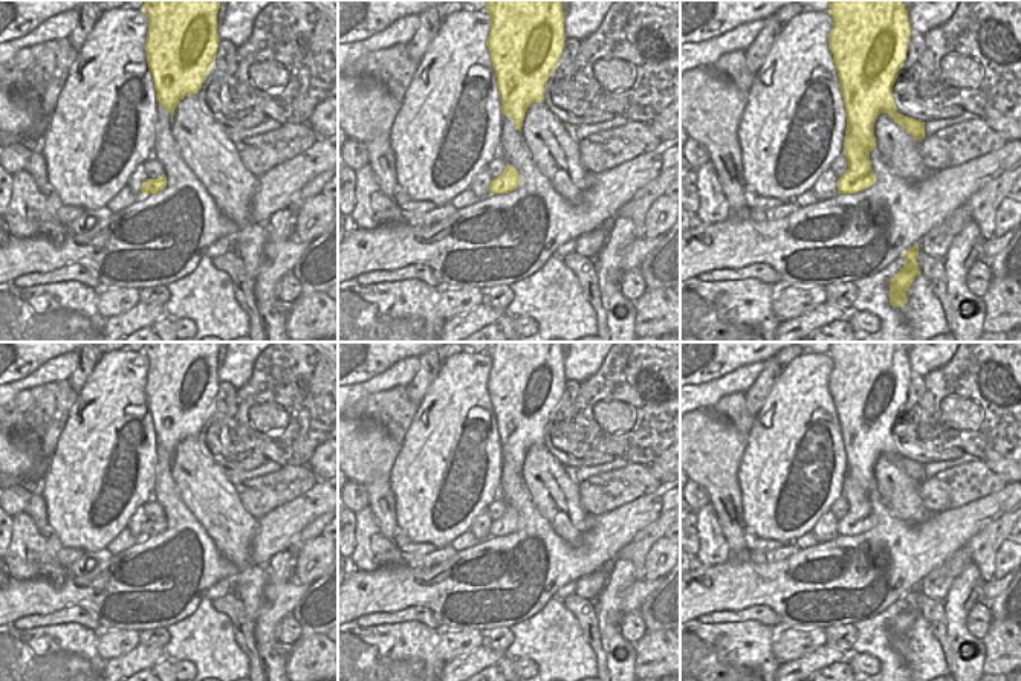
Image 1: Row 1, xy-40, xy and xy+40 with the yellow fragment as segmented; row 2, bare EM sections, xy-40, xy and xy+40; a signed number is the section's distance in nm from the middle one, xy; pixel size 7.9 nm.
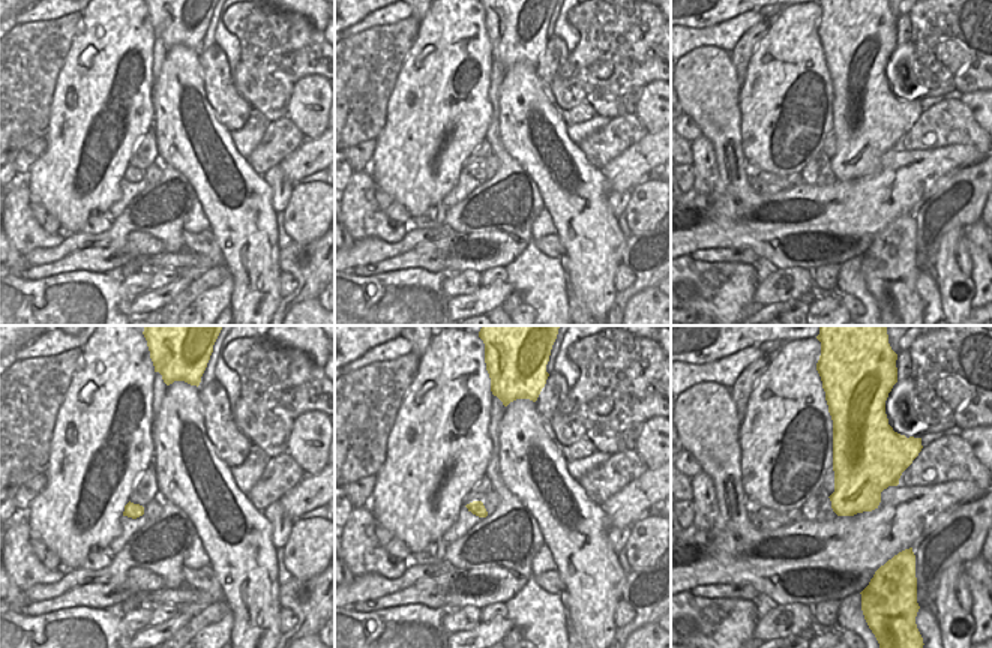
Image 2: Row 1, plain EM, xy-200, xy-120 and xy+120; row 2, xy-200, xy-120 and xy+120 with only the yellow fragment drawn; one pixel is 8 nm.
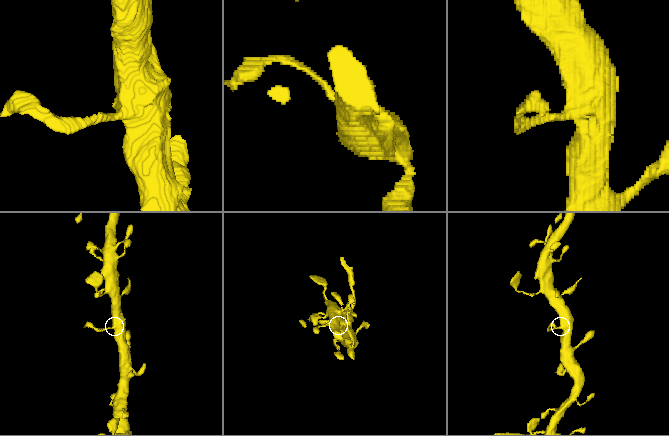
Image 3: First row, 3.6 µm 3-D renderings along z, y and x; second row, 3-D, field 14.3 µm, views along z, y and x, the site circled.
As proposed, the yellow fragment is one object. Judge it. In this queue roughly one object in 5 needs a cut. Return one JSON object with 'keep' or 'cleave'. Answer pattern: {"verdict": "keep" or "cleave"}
{"verdict": "keep"}

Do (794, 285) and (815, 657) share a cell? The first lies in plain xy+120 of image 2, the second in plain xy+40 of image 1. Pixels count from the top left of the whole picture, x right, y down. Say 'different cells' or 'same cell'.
different cells

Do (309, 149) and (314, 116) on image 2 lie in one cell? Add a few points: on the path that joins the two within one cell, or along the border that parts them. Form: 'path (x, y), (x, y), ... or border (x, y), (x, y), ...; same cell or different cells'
border (318, 135), (305, 140); different cells

